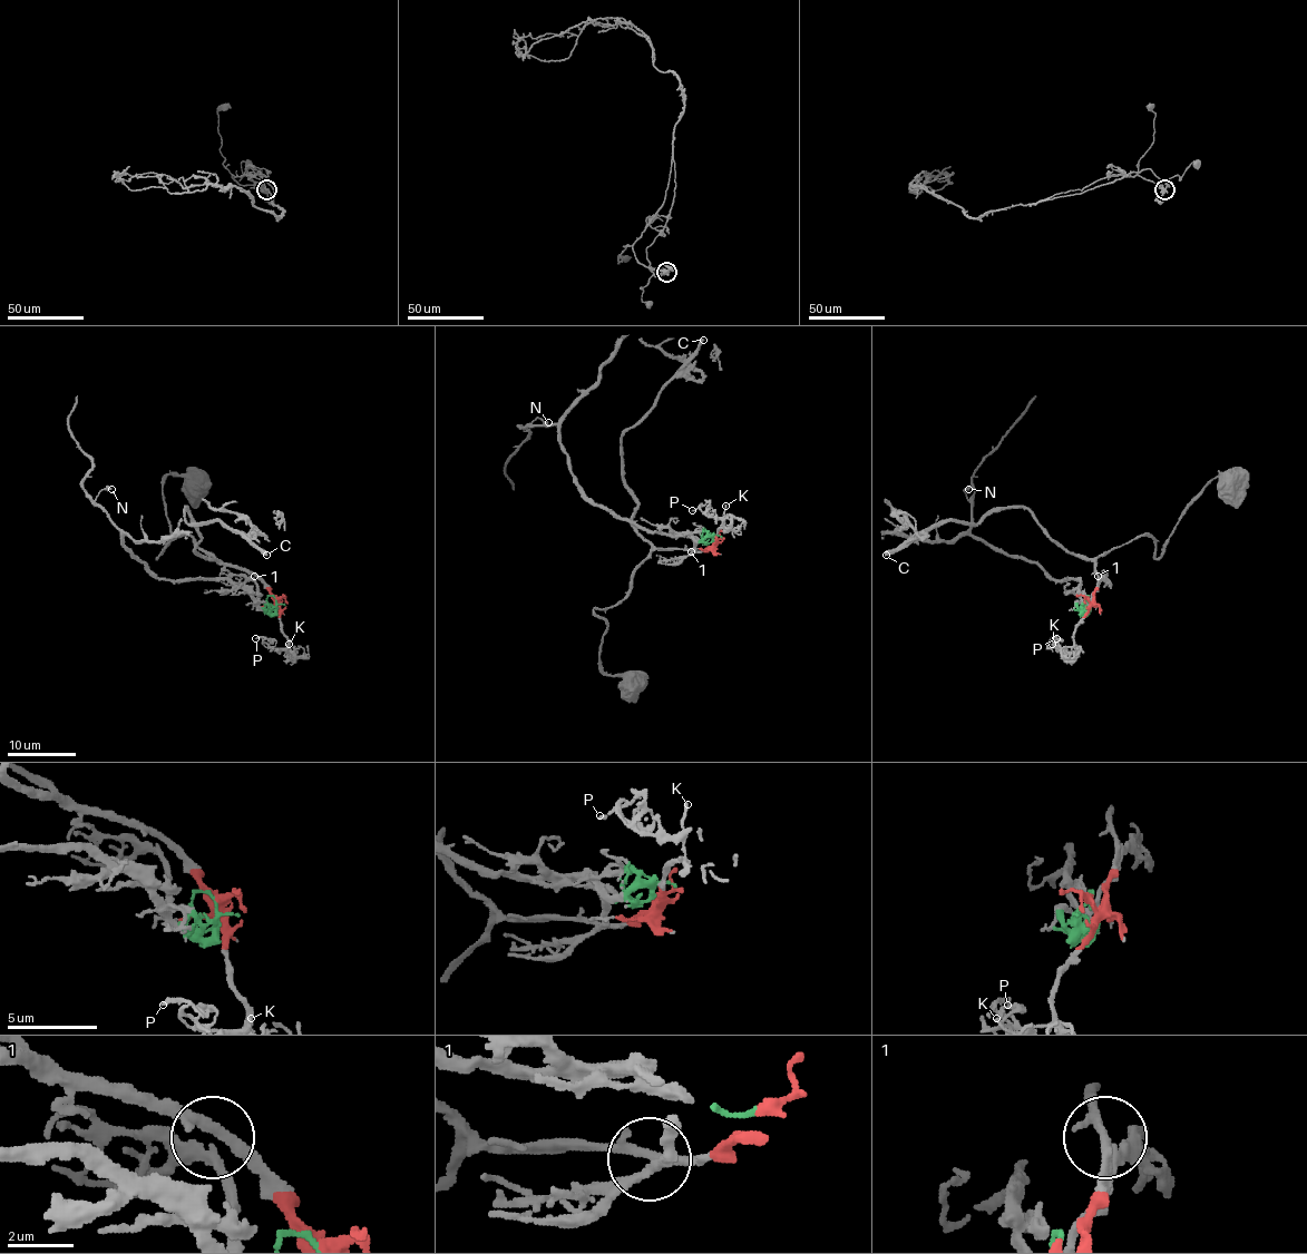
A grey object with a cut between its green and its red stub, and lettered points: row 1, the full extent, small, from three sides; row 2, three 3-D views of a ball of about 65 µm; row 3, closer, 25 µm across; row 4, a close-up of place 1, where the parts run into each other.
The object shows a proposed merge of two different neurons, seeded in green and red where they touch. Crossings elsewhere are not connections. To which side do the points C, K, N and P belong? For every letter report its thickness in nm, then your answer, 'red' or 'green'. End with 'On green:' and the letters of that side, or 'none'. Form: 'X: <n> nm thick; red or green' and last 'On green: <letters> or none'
C: 420 nm thick; red
K: 160 nm thick; red
N: 300 nm thick; green
P: 200 nm thick; red
On green: N

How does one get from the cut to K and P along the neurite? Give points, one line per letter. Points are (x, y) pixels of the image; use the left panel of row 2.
K: (275, 598), (288, 649), (290, 644)
P: (275, 598), (288, 646), (272, 649), (262, 639), (255, 639)

